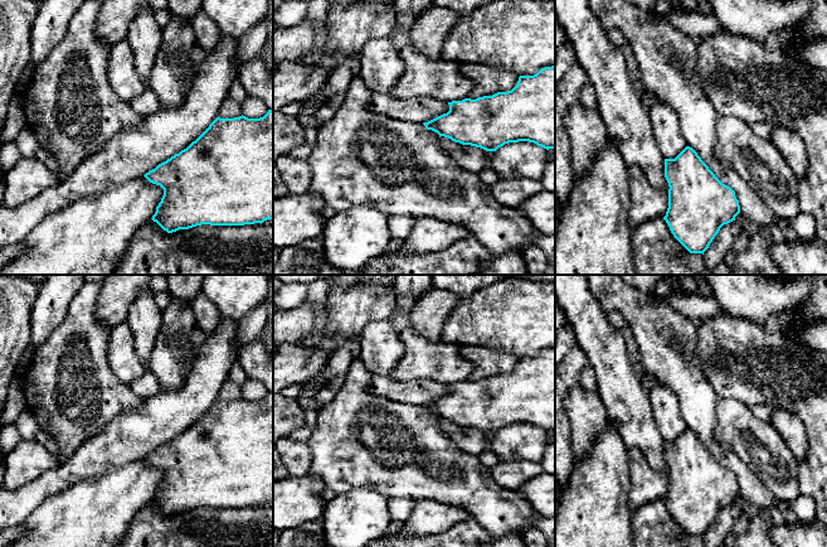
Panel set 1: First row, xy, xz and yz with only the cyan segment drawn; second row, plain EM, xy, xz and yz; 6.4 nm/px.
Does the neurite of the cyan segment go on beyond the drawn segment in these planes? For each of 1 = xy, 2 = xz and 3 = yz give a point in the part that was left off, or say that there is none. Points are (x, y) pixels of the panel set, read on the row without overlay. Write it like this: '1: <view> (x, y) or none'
1: none
2: none
3: none

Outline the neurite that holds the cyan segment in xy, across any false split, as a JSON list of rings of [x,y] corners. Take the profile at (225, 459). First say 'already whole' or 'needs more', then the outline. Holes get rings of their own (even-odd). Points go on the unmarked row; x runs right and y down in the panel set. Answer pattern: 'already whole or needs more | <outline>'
already whole | [[[273,392],[259,401],[217,400],[186,431],[143,459],[164,471],[151,502],[167,515],[201,507],[244,508],[273,502]]]

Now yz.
already whole | [[[686,429],[675,441],[665,441],[665,460],[668,465],[668,490],[663,502],[673,519],[690,534],[702,536],[724,507],[740,495],[735,474],[723,466],[697,435]]]

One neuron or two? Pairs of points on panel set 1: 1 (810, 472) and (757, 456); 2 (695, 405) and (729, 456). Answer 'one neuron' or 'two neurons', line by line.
1: two neurons
2: one neuron

